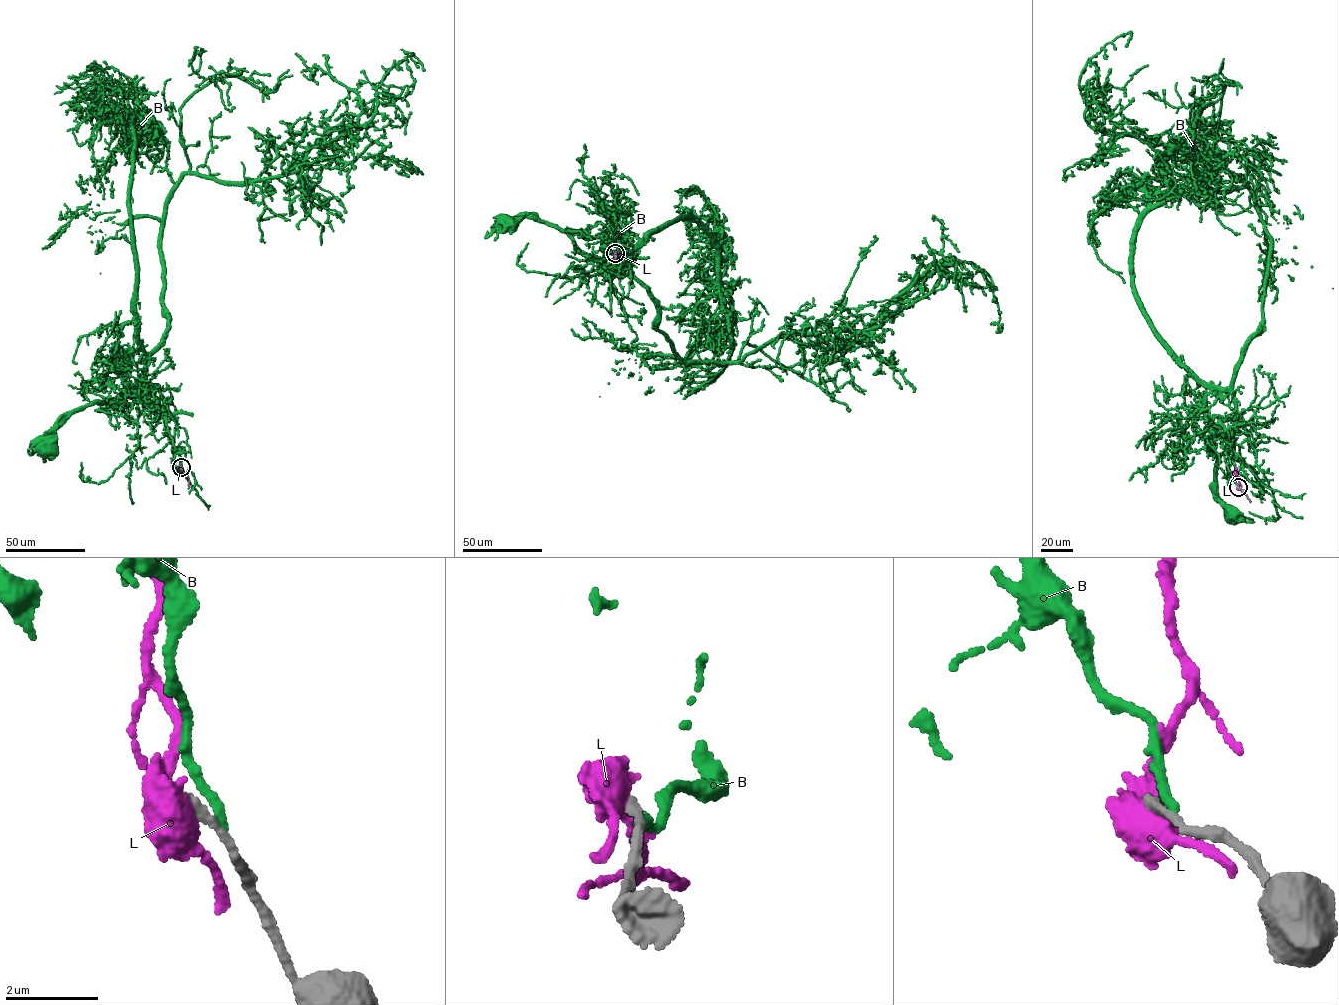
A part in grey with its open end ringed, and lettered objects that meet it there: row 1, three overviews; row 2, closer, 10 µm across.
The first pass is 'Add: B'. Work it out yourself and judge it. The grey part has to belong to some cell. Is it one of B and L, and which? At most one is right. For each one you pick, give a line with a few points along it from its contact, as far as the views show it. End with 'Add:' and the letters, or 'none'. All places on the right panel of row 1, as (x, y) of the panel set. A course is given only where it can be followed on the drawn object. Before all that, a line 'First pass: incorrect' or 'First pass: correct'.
First pass: incorrect
Add: none

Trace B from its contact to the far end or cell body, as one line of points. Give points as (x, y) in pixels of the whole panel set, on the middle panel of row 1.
B: (615, 254), (620, 248), (625, 258), (630, 257), (613, 275), (565, 233), (546, 222), (523, 216), (506, 221)

